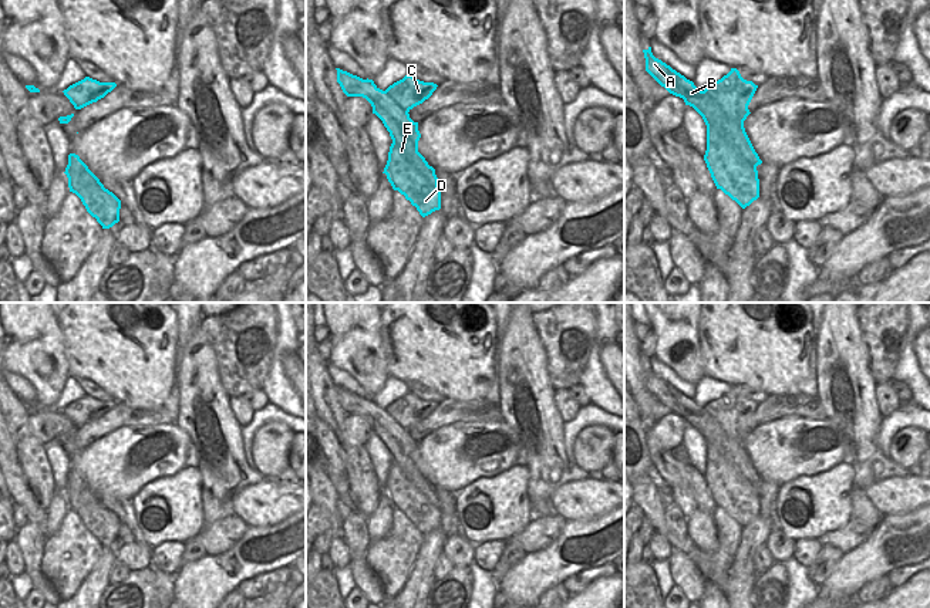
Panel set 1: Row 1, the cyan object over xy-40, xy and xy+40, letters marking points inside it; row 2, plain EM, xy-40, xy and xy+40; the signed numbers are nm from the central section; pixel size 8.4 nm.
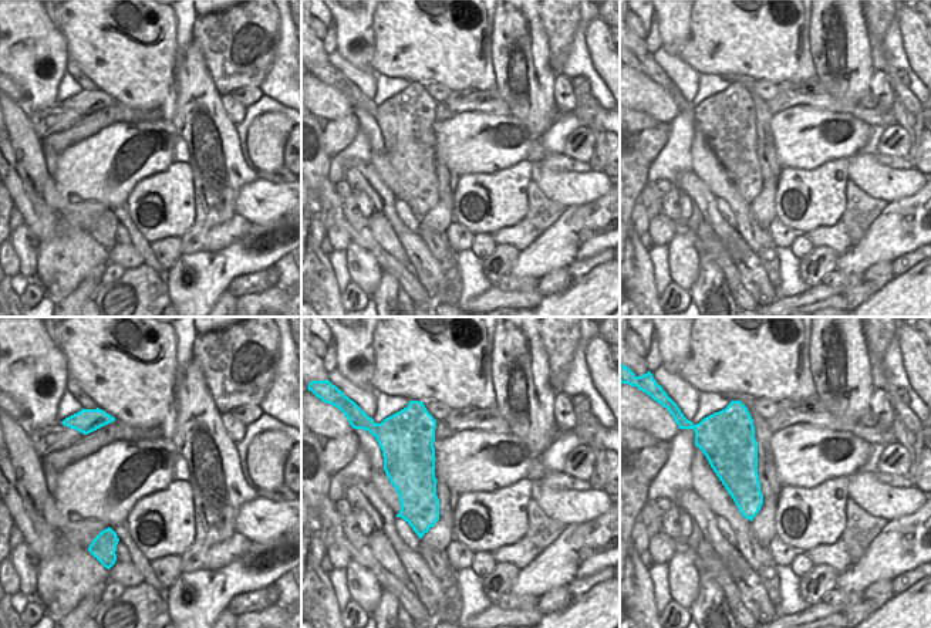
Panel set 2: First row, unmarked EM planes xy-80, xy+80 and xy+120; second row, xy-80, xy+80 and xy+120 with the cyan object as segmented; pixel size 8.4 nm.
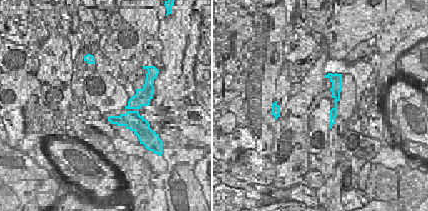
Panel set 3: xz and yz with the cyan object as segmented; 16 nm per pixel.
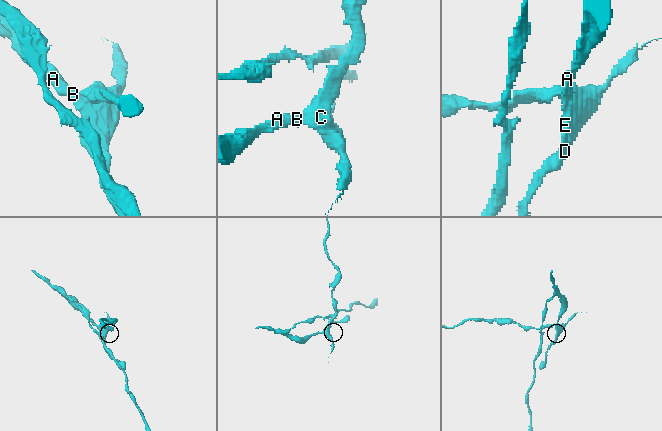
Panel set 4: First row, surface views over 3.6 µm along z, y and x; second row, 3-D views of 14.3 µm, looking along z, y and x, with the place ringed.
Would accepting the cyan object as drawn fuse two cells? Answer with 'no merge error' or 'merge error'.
merge error

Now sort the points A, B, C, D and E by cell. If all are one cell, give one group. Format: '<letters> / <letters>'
A B / C D E

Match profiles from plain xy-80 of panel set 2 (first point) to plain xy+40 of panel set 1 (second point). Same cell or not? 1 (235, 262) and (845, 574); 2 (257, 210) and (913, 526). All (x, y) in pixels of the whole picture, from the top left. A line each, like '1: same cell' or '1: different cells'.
1: same cell
2: different cells

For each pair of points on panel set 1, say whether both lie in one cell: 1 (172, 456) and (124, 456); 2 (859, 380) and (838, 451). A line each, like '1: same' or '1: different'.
1: same
2: different

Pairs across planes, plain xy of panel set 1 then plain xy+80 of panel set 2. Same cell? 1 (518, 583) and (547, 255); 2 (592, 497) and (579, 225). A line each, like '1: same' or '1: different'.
1: same
2: different

